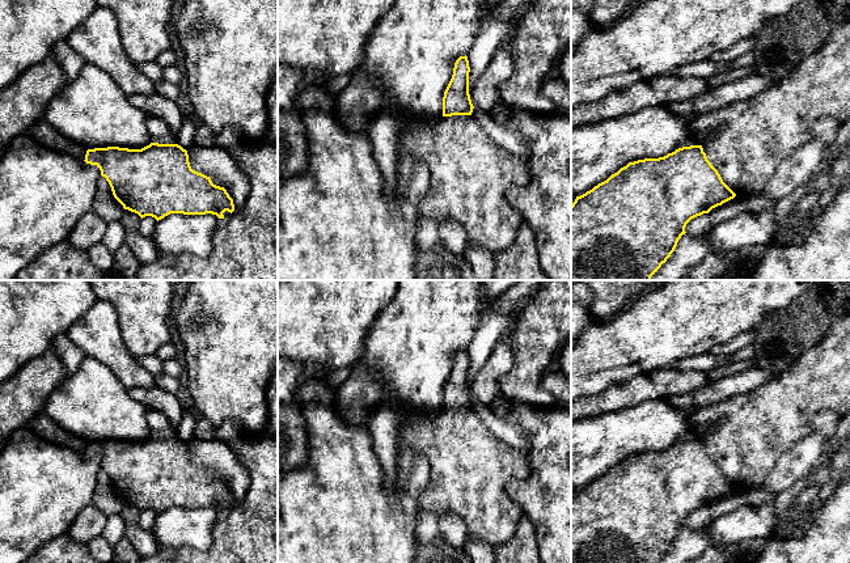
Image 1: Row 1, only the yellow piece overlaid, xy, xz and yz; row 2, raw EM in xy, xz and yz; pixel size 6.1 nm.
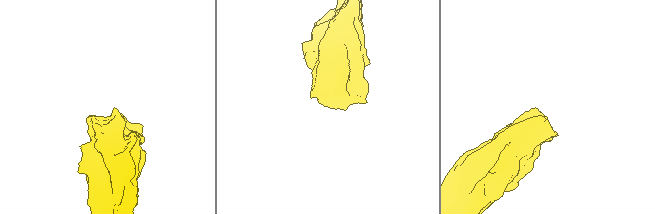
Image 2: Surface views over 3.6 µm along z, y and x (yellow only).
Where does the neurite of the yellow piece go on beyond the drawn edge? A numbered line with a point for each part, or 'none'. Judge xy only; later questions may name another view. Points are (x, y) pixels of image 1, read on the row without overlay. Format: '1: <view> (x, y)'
1: xy (160, 426)

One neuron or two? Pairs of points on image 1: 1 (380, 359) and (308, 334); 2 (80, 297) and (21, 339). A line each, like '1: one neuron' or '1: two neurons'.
1: two neurons
2: one neuron

